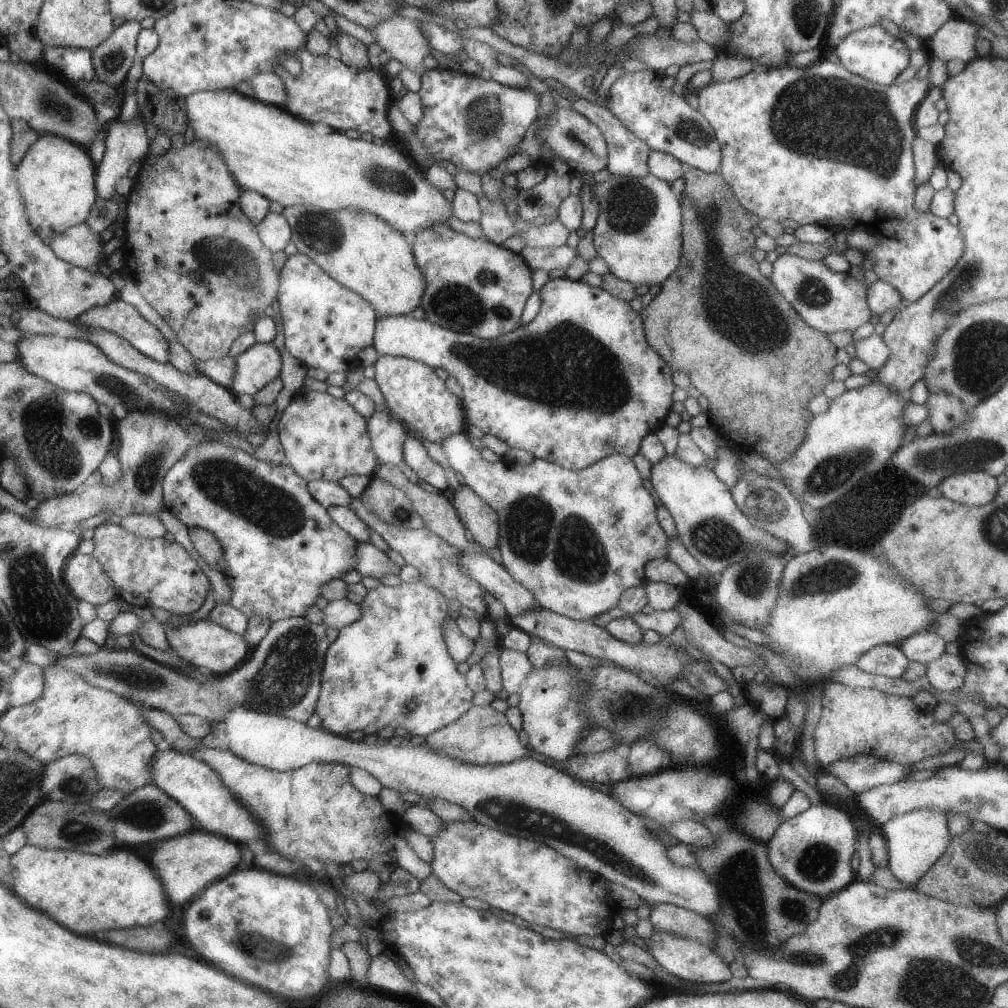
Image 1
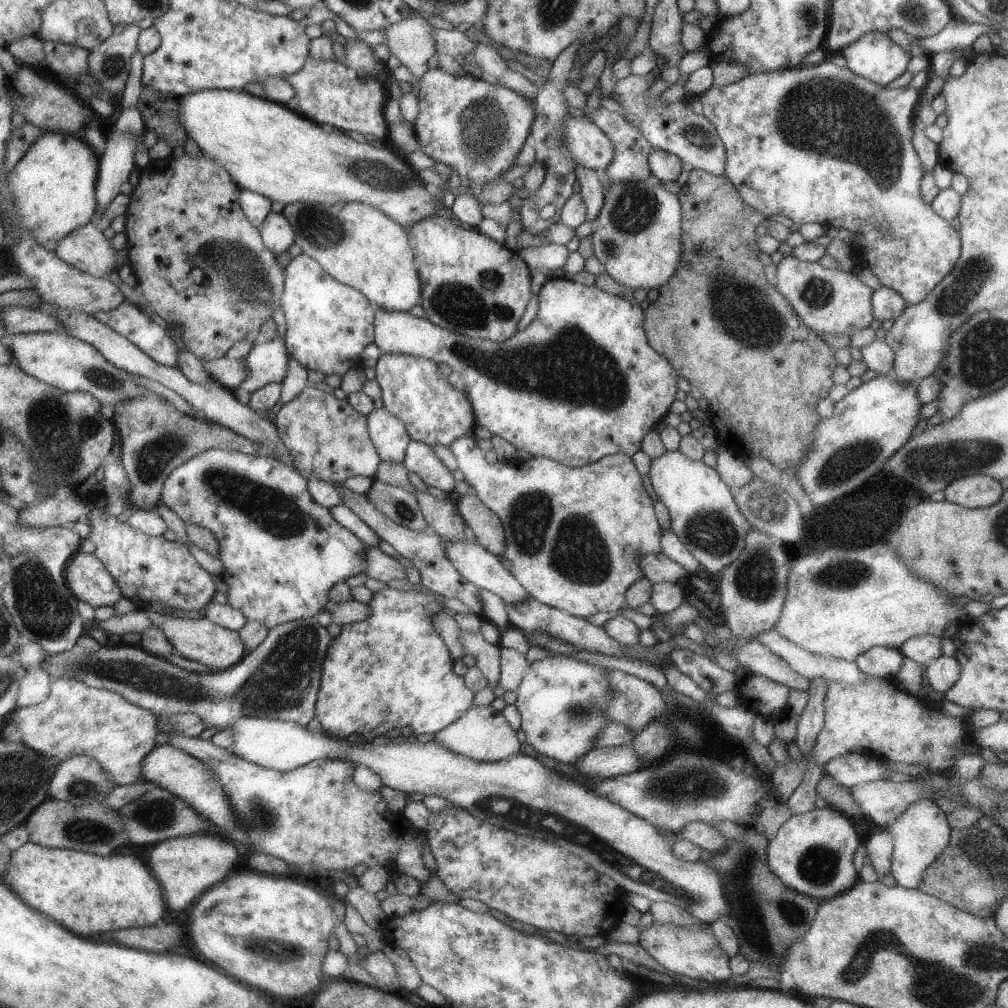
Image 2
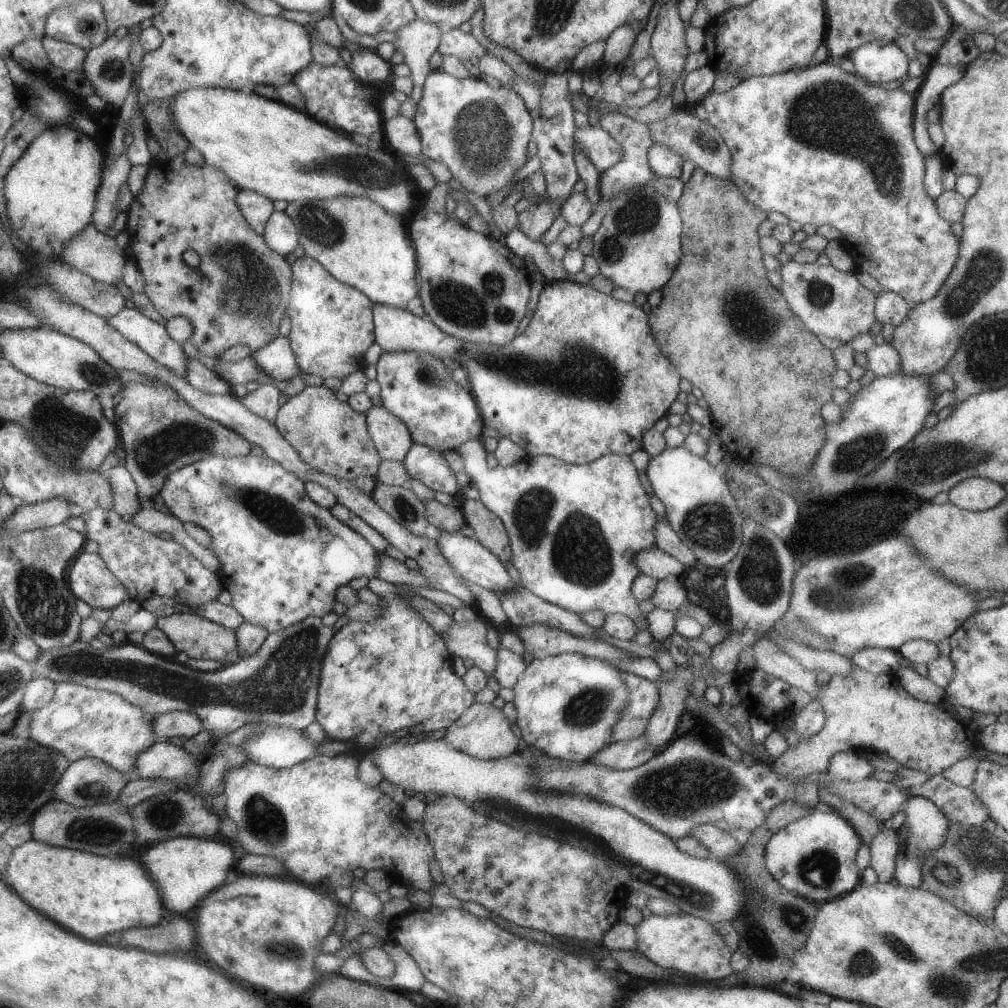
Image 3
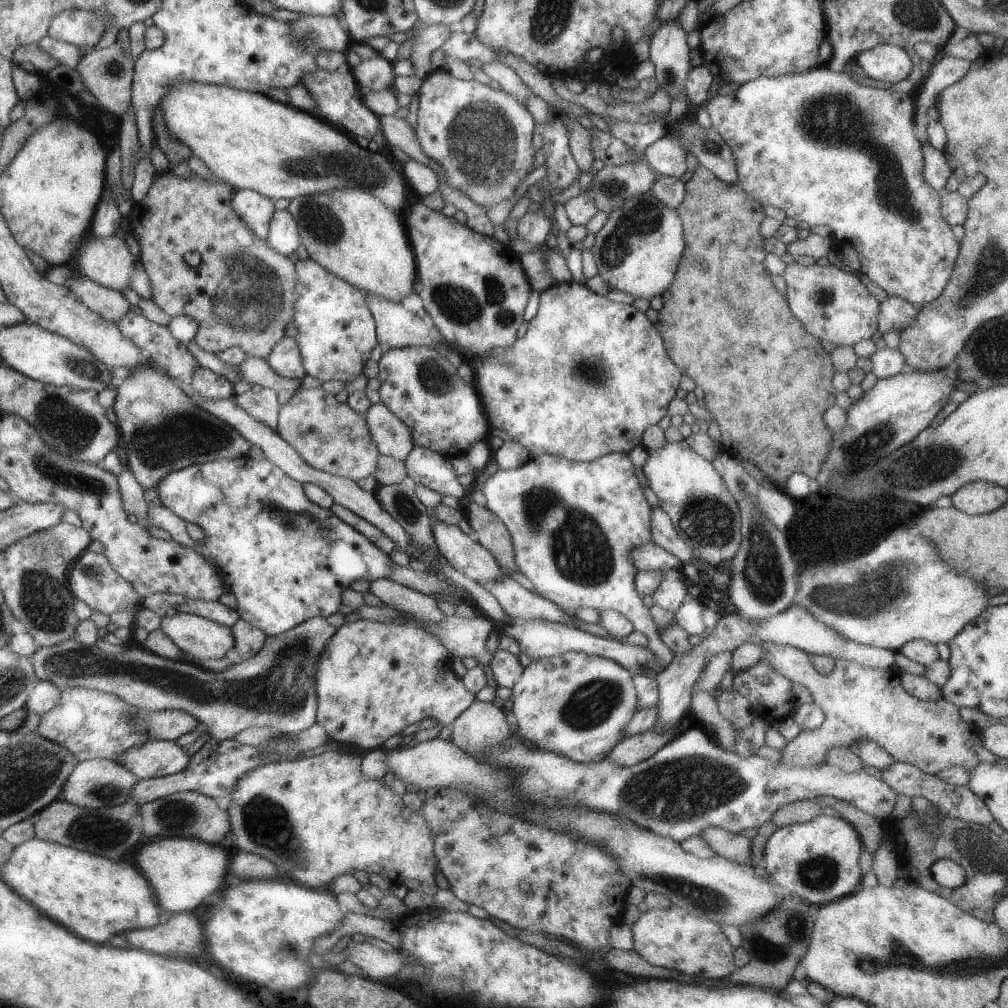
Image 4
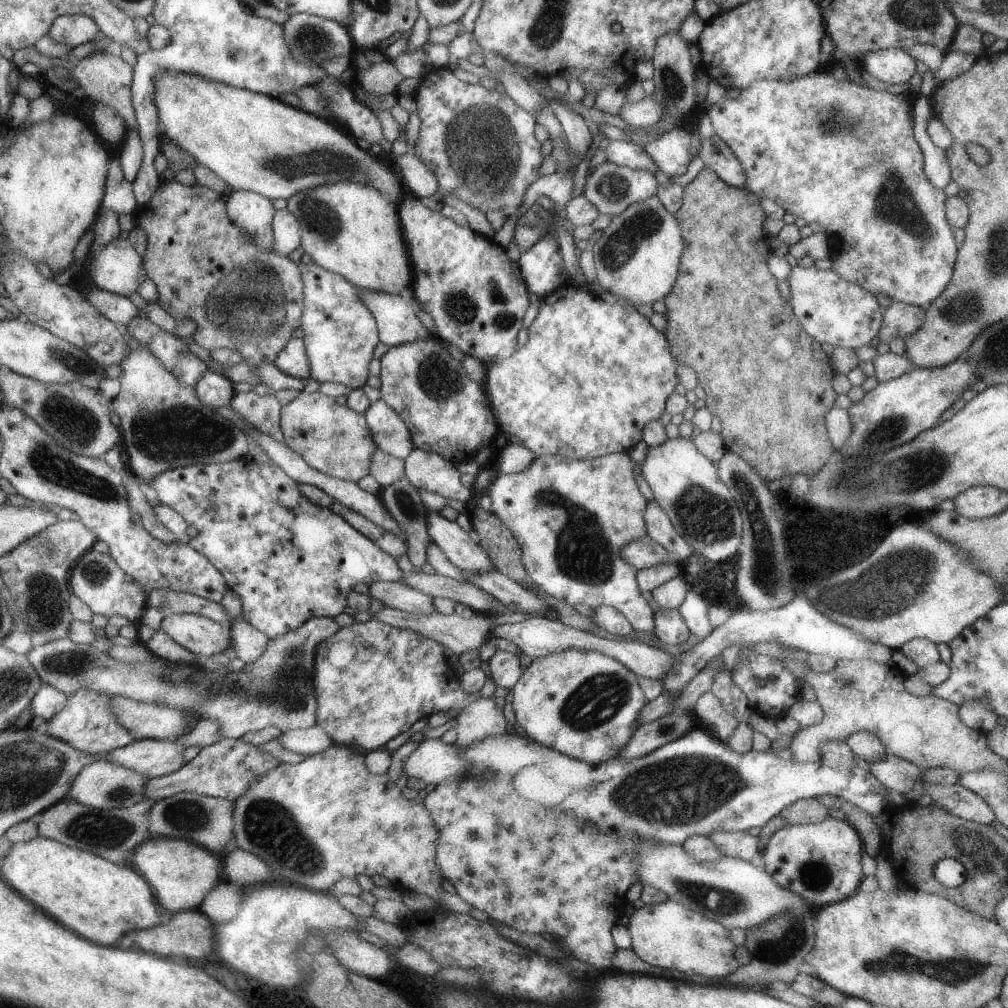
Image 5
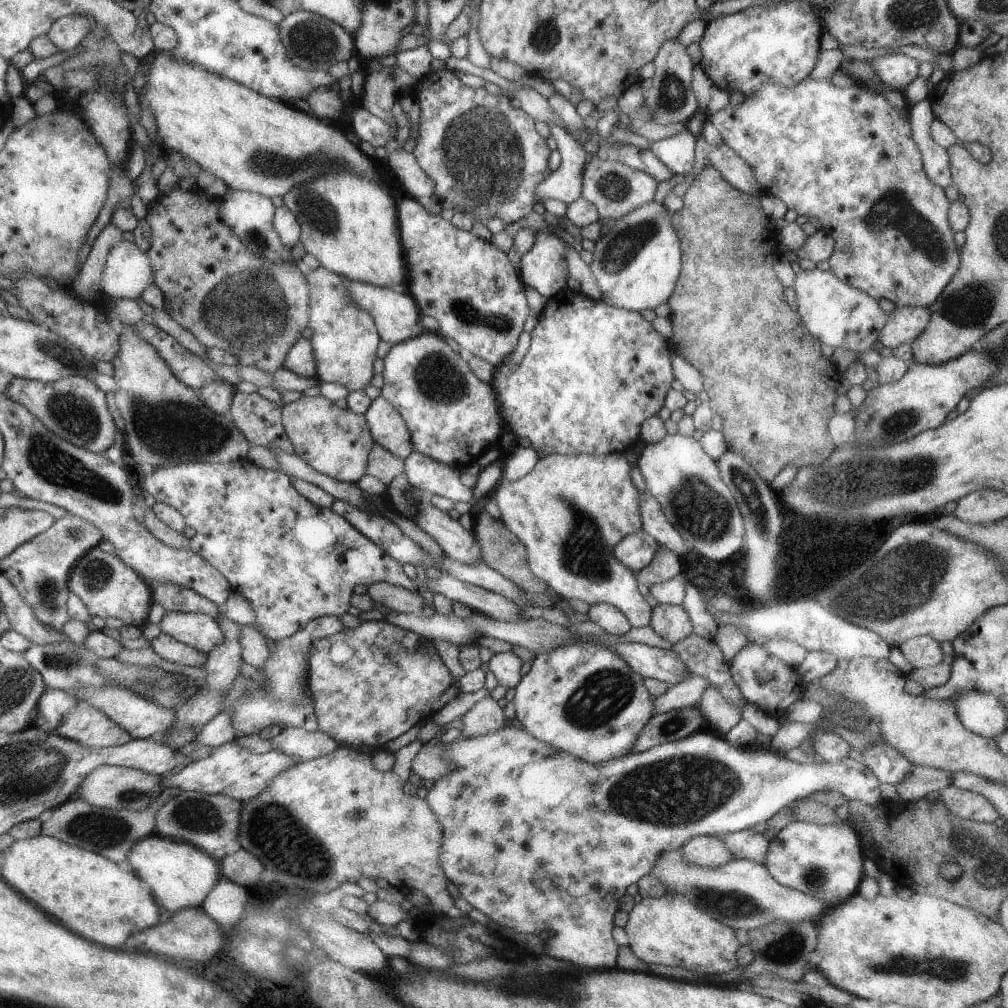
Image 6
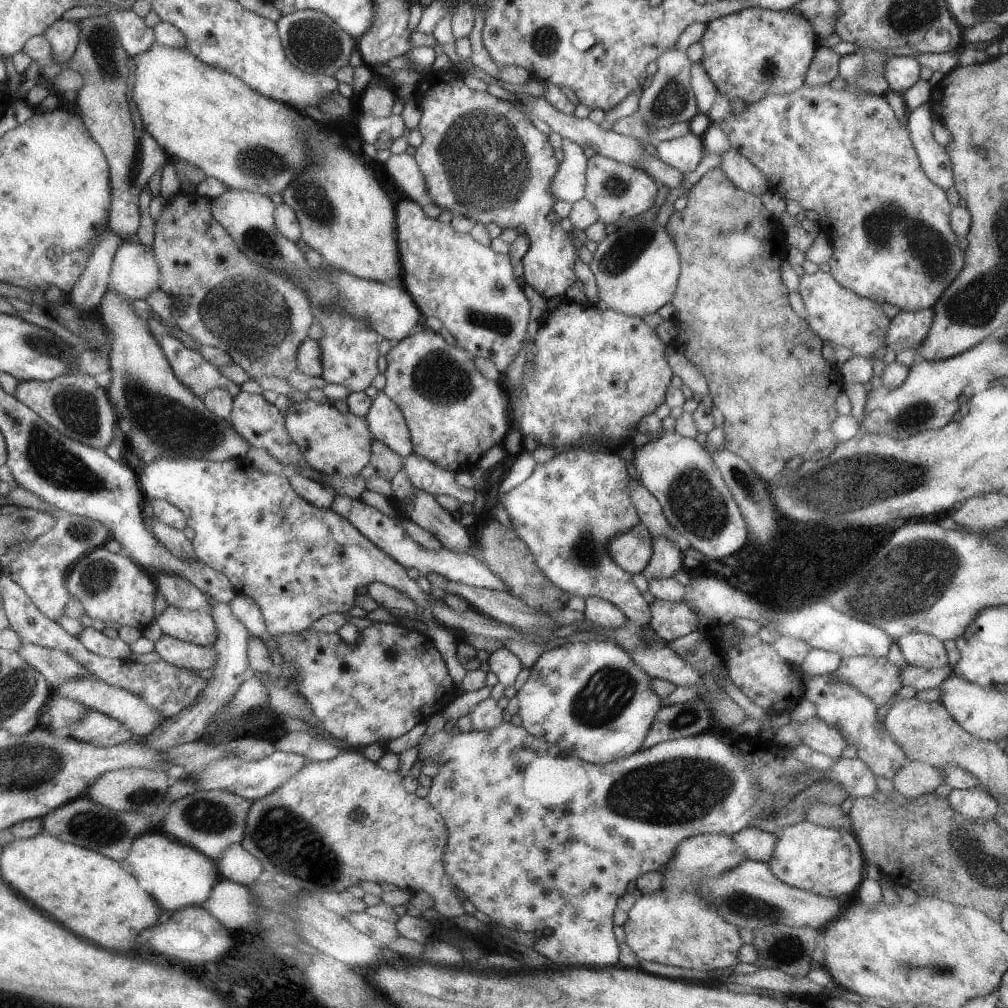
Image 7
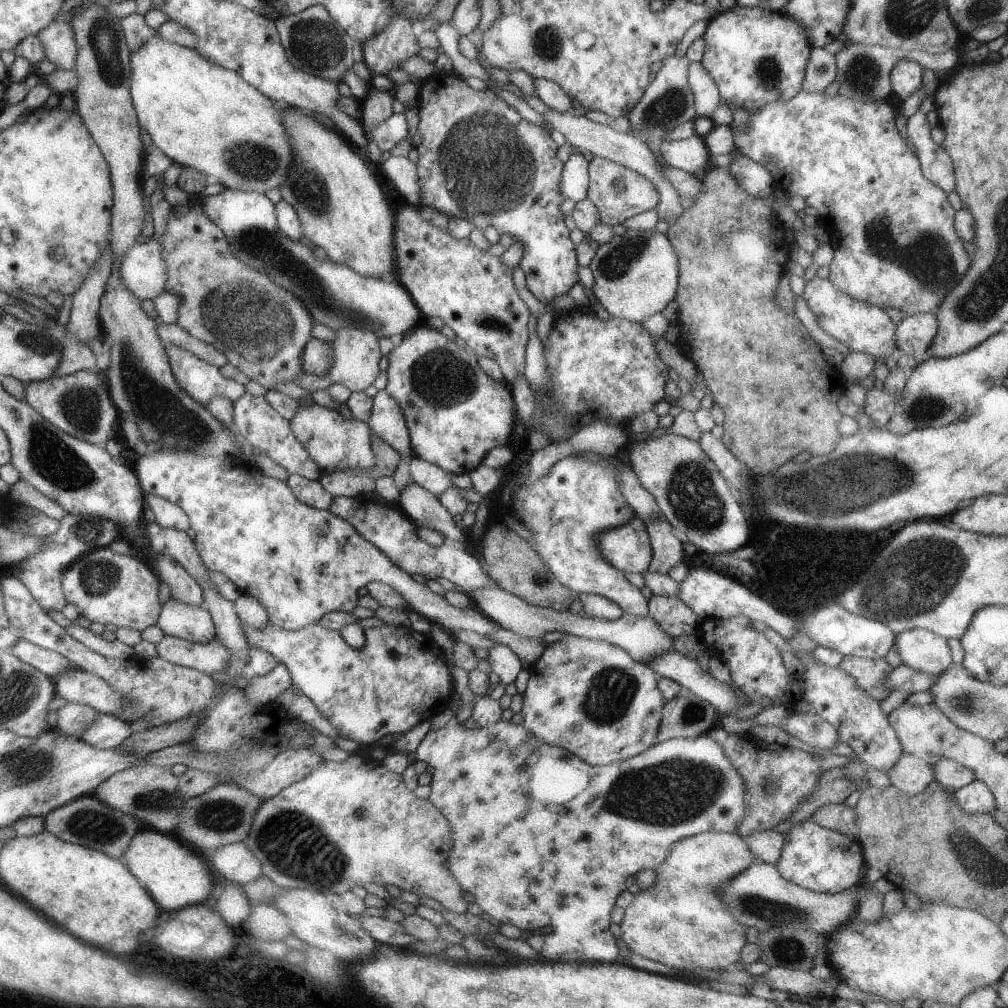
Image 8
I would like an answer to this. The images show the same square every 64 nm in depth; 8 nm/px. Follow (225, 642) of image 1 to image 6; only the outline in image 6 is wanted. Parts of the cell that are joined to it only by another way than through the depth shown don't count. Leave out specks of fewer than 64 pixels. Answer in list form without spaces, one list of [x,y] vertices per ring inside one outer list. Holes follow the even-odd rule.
[[[168,612],[159,626],[163,634],[168,634],[174,640],[196,648],[206,655],[220,642],[224,642],[224,632],[218,620],[200,612]]]

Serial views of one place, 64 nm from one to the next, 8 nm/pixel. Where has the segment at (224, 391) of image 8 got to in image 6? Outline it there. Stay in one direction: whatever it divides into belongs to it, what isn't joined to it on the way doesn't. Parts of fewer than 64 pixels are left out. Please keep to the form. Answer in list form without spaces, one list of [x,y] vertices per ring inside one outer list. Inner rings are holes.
[[[143,320],[136,322],[134,328],[148,344],[152,344],[152,347],[156,348],[160,358],[168,364],[172,373],[186,386],[198,391],[208,380],[219,378],[200,356],[186,350],[182,344],[156,325]]]

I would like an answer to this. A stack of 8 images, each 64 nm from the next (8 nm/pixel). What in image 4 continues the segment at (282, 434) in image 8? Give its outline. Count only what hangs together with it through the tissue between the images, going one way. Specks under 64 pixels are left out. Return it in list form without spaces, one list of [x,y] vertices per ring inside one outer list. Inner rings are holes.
[[[262,388],[260,392],[252,392],[250,389],[245,394],[234,395],[236,406],[240,406],[249,414],[252,414],[258,422],[268,424],[271,430],[277,430],[279,409],[282,405],[278,401],[278,391],[272,388]]]

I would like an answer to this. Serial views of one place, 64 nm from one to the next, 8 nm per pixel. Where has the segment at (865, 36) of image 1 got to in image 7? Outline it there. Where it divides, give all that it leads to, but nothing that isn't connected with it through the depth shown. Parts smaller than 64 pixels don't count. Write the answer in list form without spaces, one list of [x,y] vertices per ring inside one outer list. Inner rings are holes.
[[[892,55],[884,64],[884,78],[891,91],[903,96],[908,88],[920,80],[921,67],[916,58]]]

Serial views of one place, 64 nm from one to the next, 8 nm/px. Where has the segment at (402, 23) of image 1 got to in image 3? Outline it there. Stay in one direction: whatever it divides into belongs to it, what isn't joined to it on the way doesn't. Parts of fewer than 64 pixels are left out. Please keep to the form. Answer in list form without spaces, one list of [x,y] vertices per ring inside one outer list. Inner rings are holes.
[[[416,18],[410,24],[396,30],[397,39],[392,42],[404,57],[404,64],[410,68],[414,90],[410,99],[418,105],[423,94],[423,85],[432,71],[430,58],[440,45],[441,28],[432,22]]]

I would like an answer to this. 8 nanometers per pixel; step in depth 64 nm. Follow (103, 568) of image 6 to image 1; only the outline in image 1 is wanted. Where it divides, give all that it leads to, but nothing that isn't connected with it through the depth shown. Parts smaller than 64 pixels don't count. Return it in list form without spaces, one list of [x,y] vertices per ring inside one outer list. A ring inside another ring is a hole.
[[[73,555],[66,563],[64,579],[76,599],[94,607],[118,598],[110,576],[92,555]]]

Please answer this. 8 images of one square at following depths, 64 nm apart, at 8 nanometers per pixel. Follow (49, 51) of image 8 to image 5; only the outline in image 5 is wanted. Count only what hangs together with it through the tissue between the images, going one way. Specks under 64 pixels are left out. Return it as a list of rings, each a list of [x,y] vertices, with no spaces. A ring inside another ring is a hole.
[[[84,14],[56,18],[50,28],[49,36],[52,40],[56,40],[57,44],[64,44],[72,49],[105,37],[98,24]]]

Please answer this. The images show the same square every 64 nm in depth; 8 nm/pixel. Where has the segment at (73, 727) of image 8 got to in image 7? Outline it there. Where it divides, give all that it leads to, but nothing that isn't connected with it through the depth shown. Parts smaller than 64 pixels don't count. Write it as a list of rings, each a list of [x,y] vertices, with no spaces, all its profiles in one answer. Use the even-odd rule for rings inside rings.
[[[54,692],[48,698],[49,709],[47,713],[51,716],[51,723],[48,727],[58,737],[69,737],[72,724],[84,716],[86,707],[76,700],[65,698]]]

